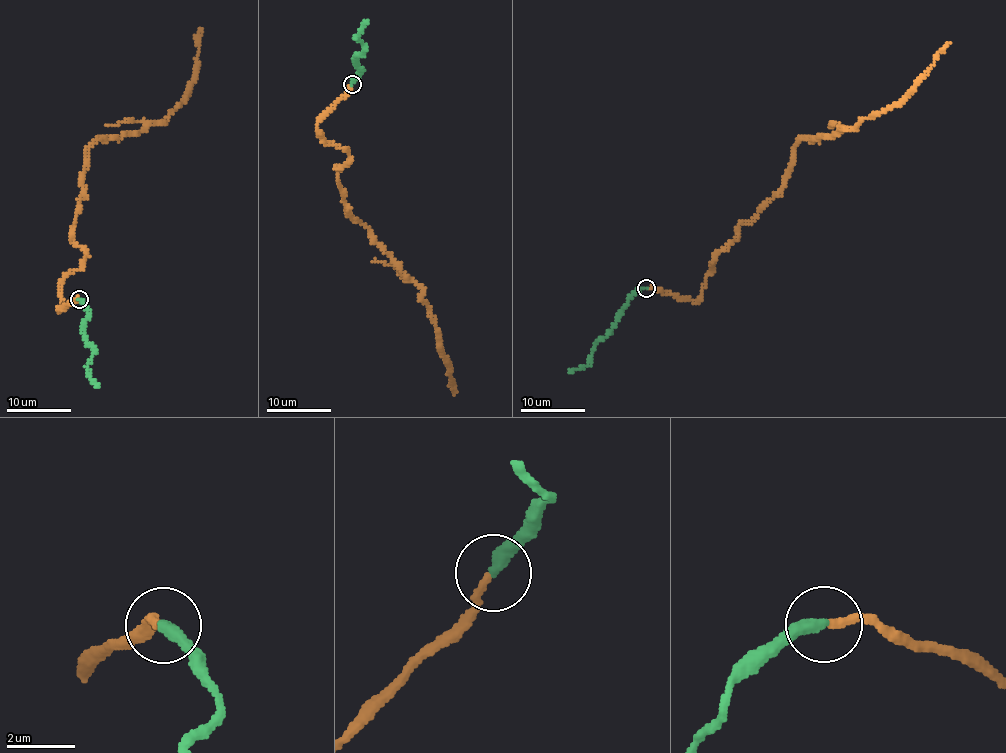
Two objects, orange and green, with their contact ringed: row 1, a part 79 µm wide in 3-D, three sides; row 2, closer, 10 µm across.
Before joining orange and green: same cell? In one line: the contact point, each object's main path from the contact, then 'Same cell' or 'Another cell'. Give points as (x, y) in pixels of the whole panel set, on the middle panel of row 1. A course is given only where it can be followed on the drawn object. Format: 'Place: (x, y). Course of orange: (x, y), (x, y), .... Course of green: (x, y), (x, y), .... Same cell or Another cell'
Place: (352, 84). Course of orange: (351, 85), (318, 122), (319, 134), (349, 154), (347, 162), (335, 167), (347, 210), (423, 290), (453, 392). Course of green: (352, 85), (362, 70), (354, 60), (364, 51), (363, 43), (356, 38), (366, 21). Same cell

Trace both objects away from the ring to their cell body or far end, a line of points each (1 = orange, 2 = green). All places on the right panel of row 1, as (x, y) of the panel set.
1: (646, 287), (696, 301), (738, 226), (781, 188), (803, 138), (833, 137), (896, 105), (948, 42)
2: (646, 287), (627, 302), (617, 321), (596, 343), (590, 362), (570, 372)

